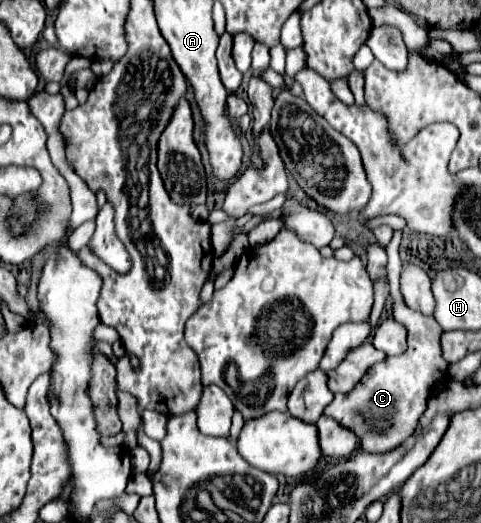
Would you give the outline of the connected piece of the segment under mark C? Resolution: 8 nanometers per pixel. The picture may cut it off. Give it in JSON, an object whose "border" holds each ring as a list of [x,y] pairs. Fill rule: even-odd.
{"border":[[[395,231],[393,241],[389,241],[387,245],[387,255],[389,255],[387,273],[389,273],[391,299],[393,299],[393,317],[407,327],[409,347],[403,355],[387,357],[385,361],[377,363],[355,387],[355,391],[351,391],[349,395],[337,393],[333,403],[329,403],[323,411],[323,415],[333,417],[343,427],[353,429],[361,439],[367,439],[369,453],[391,451],[415,431],[417,419],[425,411],[429,393],[433,393],[435,387],[443,381],[445,371],[449,367],[449,363],[441,355],[441,343],[439,343],[443,329],[437,325],[433,317],[409,309],[401,297],[399,279],[401,279],[403,263],[399,259],[399,241],[401,241],[401,231]]]}

